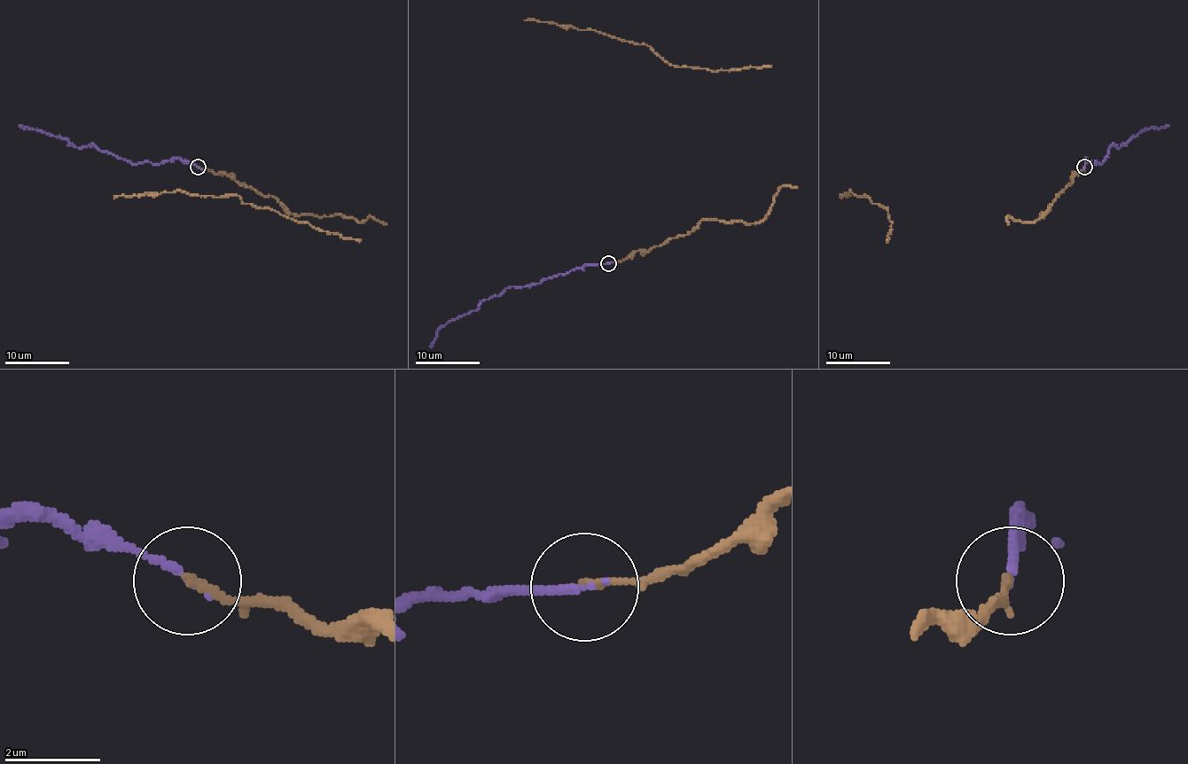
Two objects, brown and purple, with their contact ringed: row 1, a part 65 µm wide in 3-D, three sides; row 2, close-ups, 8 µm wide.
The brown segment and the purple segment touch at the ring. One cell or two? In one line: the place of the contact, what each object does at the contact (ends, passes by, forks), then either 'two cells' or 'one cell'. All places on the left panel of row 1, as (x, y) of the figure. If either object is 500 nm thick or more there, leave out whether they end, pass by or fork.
place (198, 167); brown ends; purple ends; one cell

